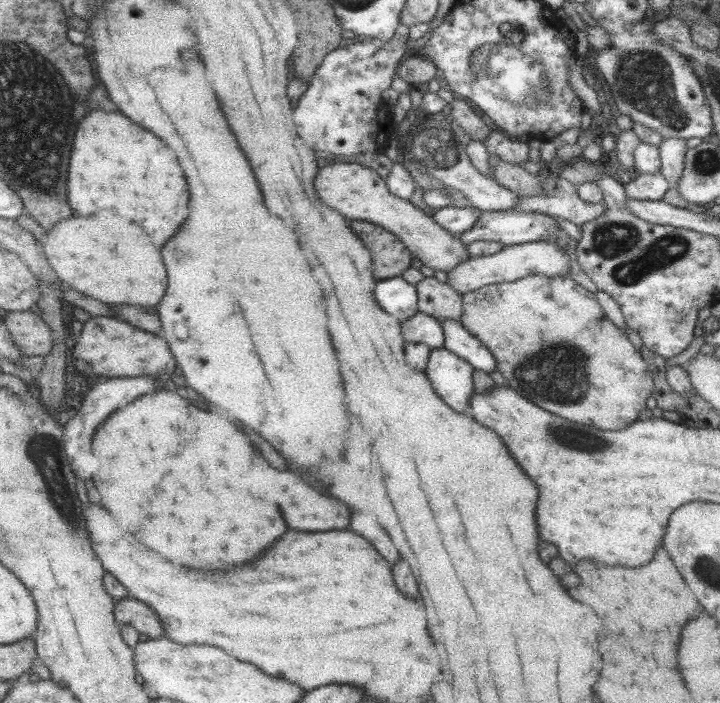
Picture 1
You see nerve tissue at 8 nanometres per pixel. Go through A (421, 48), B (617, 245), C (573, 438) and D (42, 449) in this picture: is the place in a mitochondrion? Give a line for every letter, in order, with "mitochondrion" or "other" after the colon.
A: other
B: mitochondrion
C: mitochondrion
D: mitochondrion

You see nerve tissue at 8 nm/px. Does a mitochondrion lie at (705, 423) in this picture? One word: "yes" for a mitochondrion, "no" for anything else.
no

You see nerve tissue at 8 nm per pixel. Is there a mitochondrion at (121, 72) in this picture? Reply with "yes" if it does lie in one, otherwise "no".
no

